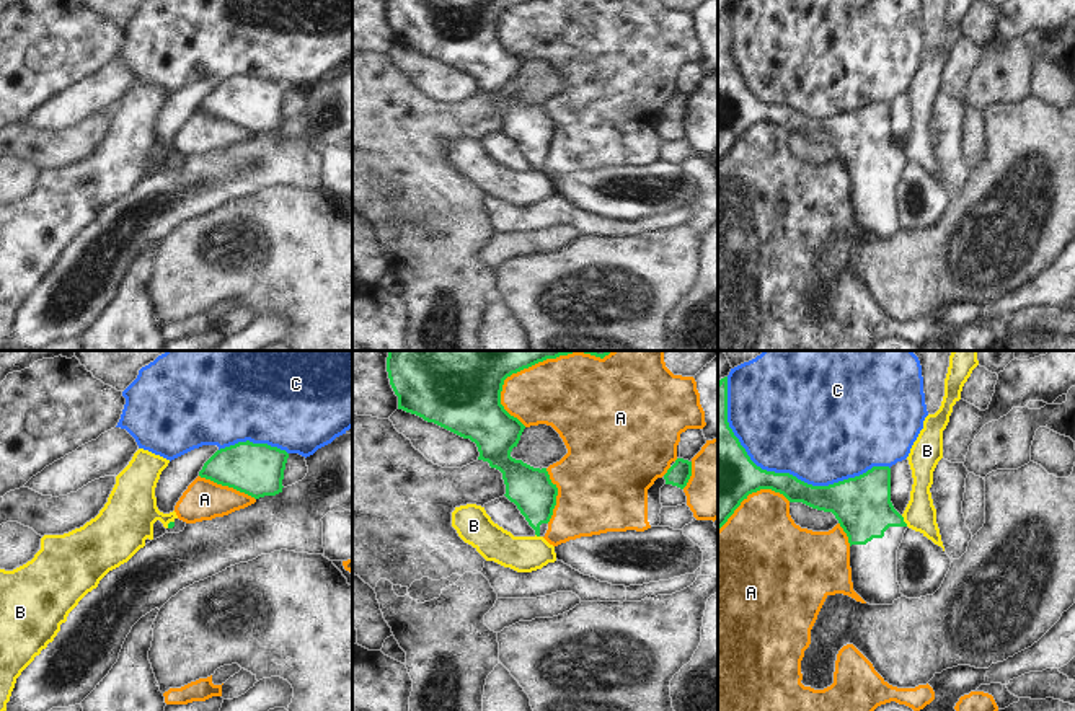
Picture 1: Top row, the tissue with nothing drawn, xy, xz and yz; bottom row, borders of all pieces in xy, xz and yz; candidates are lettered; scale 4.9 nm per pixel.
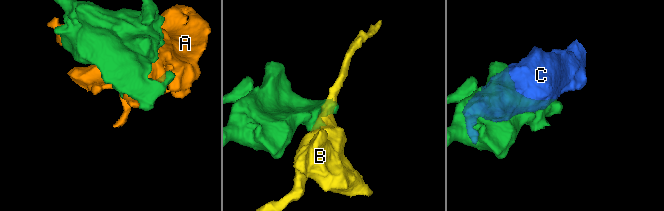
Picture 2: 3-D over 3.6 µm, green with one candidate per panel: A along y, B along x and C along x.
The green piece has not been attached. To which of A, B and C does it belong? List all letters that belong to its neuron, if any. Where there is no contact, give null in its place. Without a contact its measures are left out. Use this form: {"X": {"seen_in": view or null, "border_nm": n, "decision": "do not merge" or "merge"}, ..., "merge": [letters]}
{"A": {"seen_in": "yz", "border_nm": 380, "decision": "do not merge"}, "B": {"seen_in": "yz", "border_nm": 70, "decision": "do not merge"}, "C": {"seen_in": "yz", "border_nm": 900, "decision": "do not merge"}, "merge": []}

